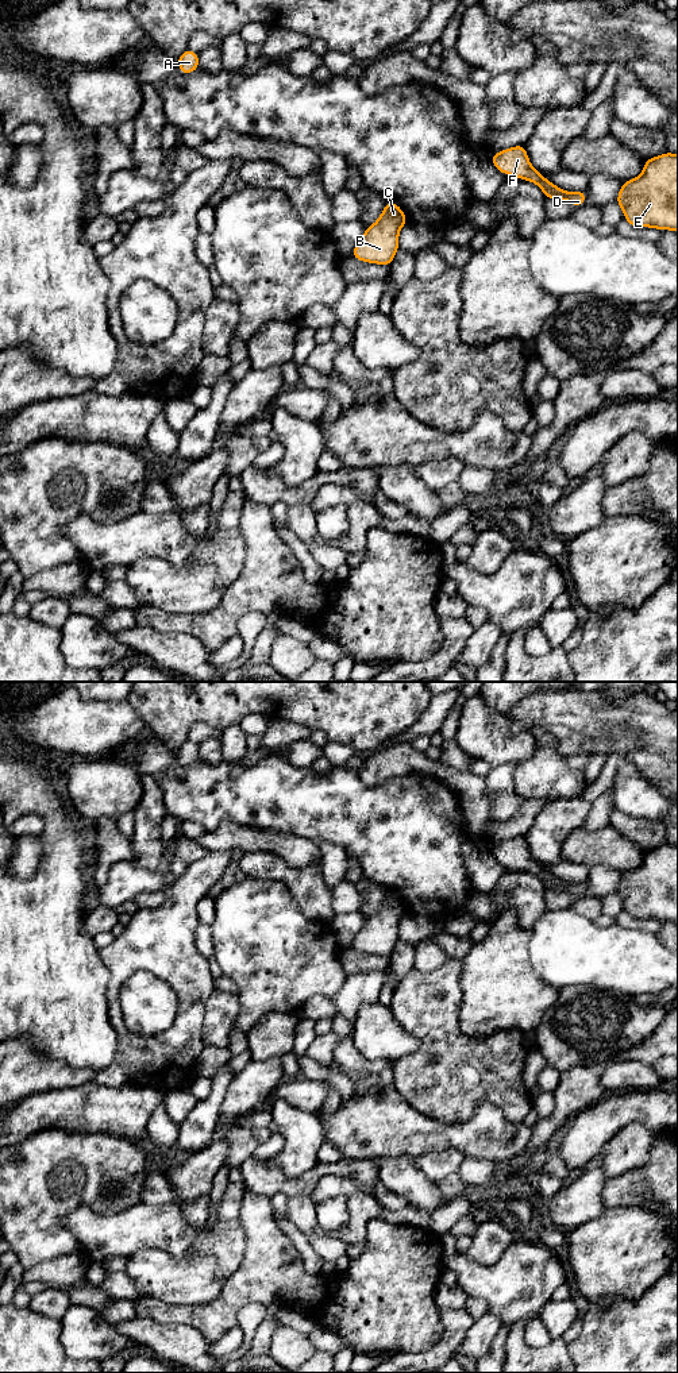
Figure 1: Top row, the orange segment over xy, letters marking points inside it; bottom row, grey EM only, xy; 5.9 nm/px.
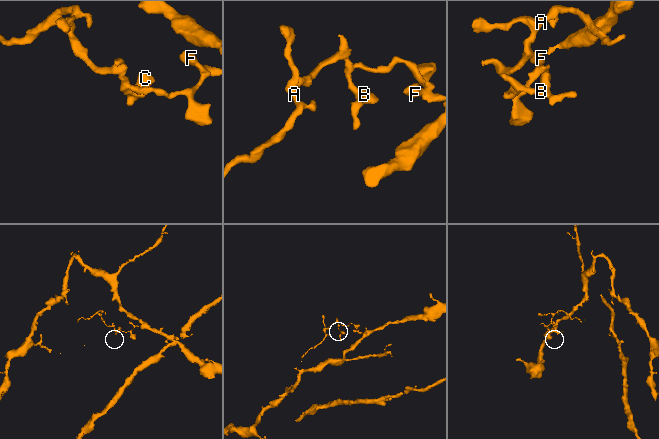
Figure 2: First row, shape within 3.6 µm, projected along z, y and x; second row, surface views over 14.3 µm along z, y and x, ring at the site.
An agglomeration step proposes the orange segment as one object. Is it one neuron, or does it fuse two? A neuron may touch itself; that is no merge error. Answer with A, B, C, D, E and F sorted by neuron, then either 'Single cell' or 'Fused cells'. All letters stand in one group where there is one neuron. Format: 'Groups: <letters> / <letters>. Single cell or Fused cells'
Groups: A B C F / D E. Fused cells

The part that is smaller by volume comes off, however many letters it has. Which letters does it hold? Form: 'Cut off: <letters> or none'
Cut off: A, B, C, F

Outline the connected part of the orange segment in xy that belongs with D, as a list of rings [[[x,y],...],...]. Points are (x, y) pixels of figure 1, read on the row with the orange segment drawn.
[[[548,180],[544,182],[539,182],[536,185],[543,190],[546,198],[556,198],[556,200],[567,201],[575,207],[582,207],[585,204],[586,190],[566,192]]]

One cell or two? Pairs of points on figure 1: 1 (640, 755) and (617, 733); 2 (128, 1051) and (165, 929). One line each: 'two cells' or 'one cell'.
1: two cells
2: one cell

